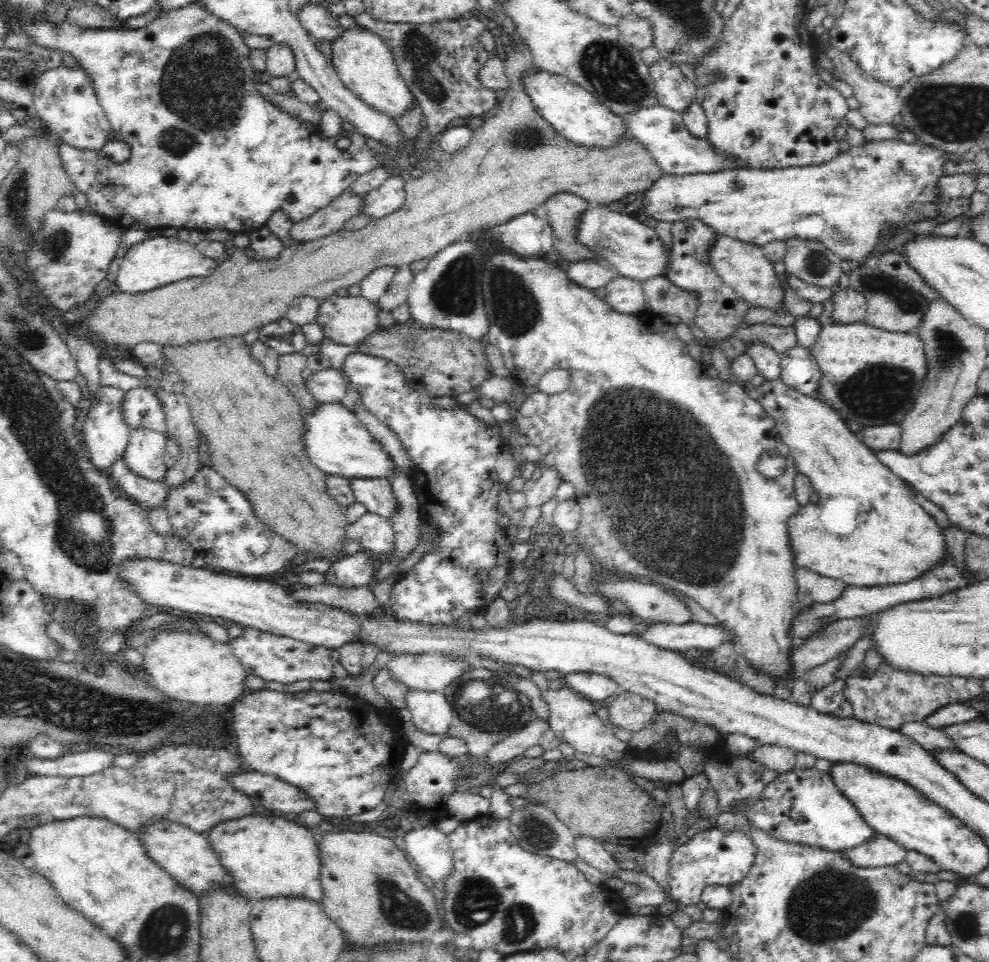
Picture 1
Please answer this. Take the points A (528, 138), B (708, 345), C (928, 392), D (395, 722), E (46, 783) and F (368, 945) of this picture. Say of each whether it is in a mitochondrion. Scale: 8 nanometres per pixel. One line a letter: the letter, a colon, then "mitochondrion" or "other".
A: mitochondrion
B: other
C: mitochondrion
D: other
E: other
F: other

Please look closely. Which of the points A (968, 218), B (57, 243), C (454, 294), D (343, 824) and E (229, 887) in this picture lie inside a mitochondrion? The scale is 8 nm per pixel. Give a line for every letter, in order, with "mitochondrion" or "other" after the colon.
A: other
B: mitochondrion
C: mitochondrion
D: other
E: other

